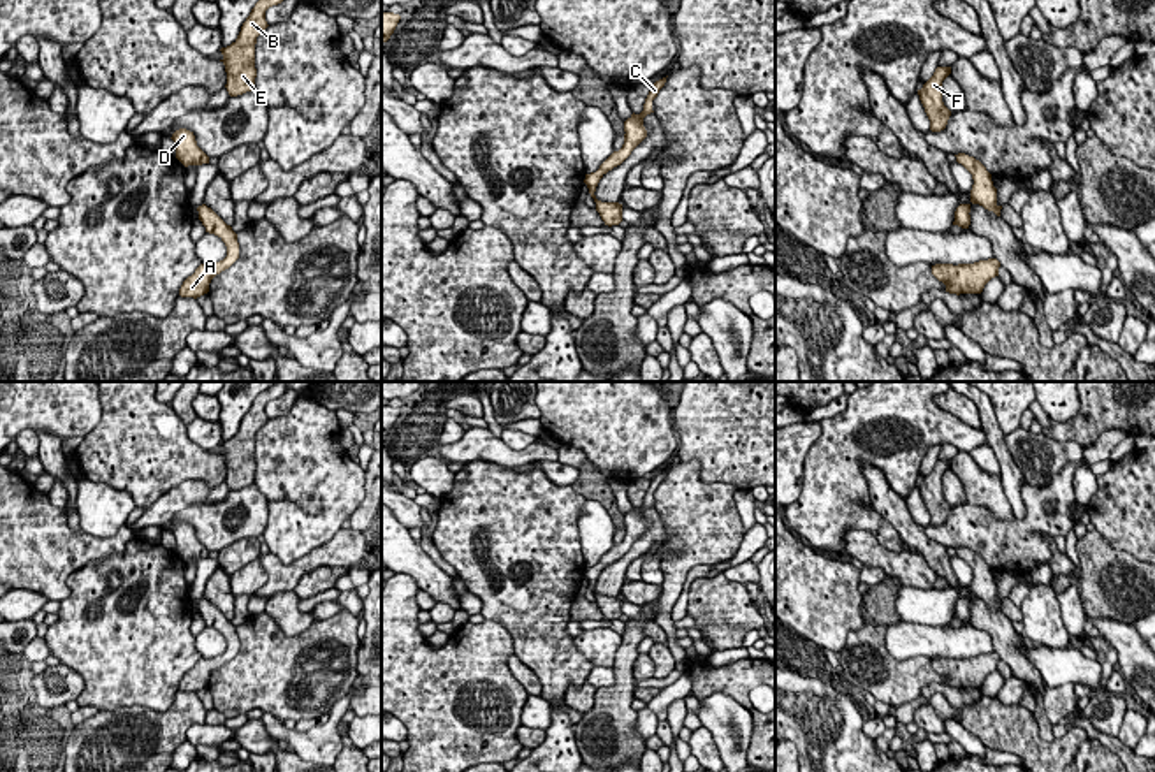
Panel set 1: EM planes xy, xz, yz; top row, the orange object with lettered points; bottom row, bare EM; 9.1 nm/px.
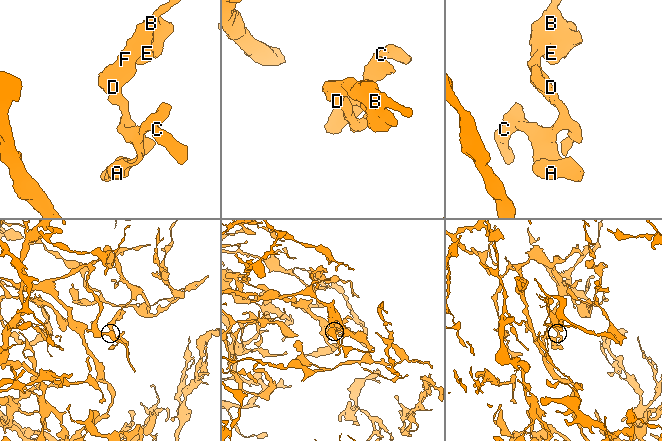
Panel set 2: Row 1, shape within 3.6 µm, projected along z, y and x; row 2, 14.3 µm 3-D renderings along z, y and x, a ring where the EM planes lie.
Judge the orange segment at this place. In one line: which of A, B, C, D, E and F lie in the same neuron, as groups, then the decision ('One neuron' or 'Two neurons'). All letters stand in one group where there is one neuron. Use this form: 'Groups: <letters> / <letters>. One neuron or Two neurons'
Groups: A B C D E F. One neuron

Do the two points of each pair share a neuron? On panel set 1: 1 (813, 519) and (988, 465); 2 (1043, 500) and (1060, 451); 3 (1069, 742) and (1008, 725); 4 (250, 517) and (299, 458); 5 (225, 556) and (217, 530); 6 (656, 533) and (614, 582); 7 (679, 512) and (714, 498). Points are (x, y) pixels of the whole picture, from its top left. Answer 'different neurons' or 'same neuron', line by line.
1: different neurons
2: different neurons
3: same neuron
4: different neurons
5: different neurons
6: same neuron
7: same neuron

